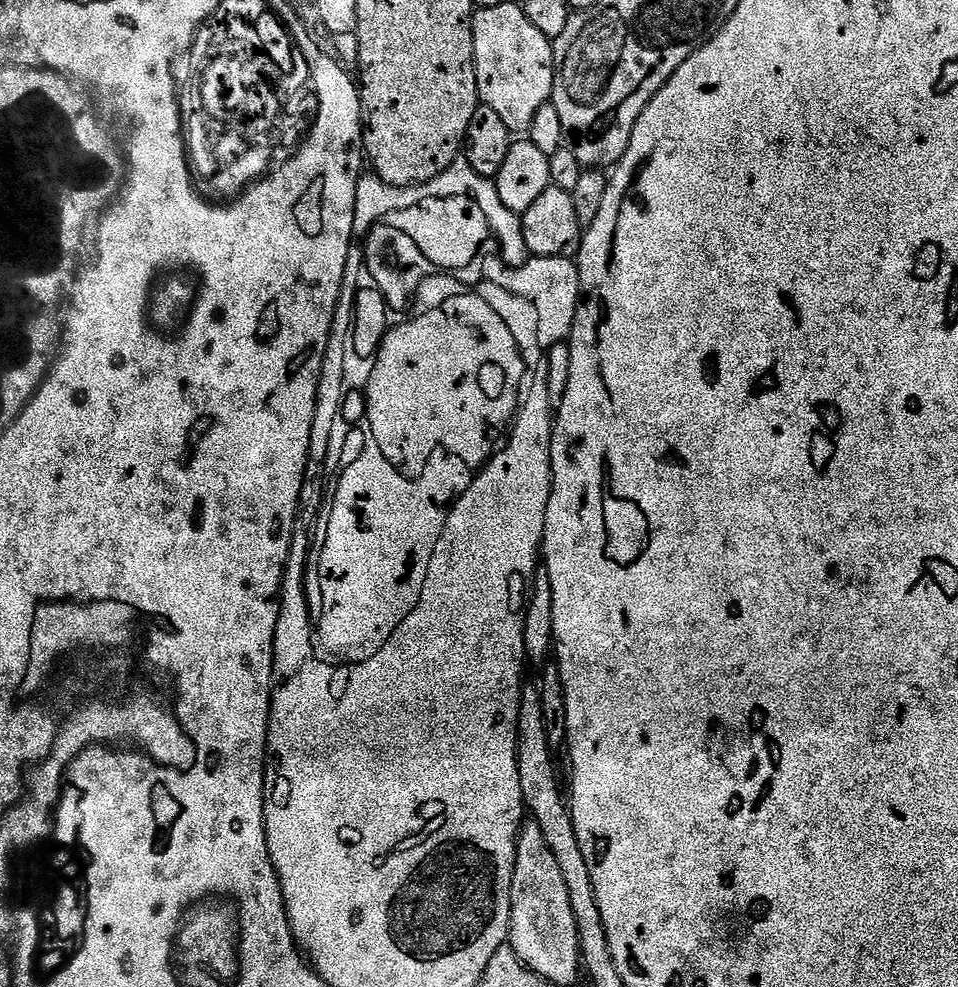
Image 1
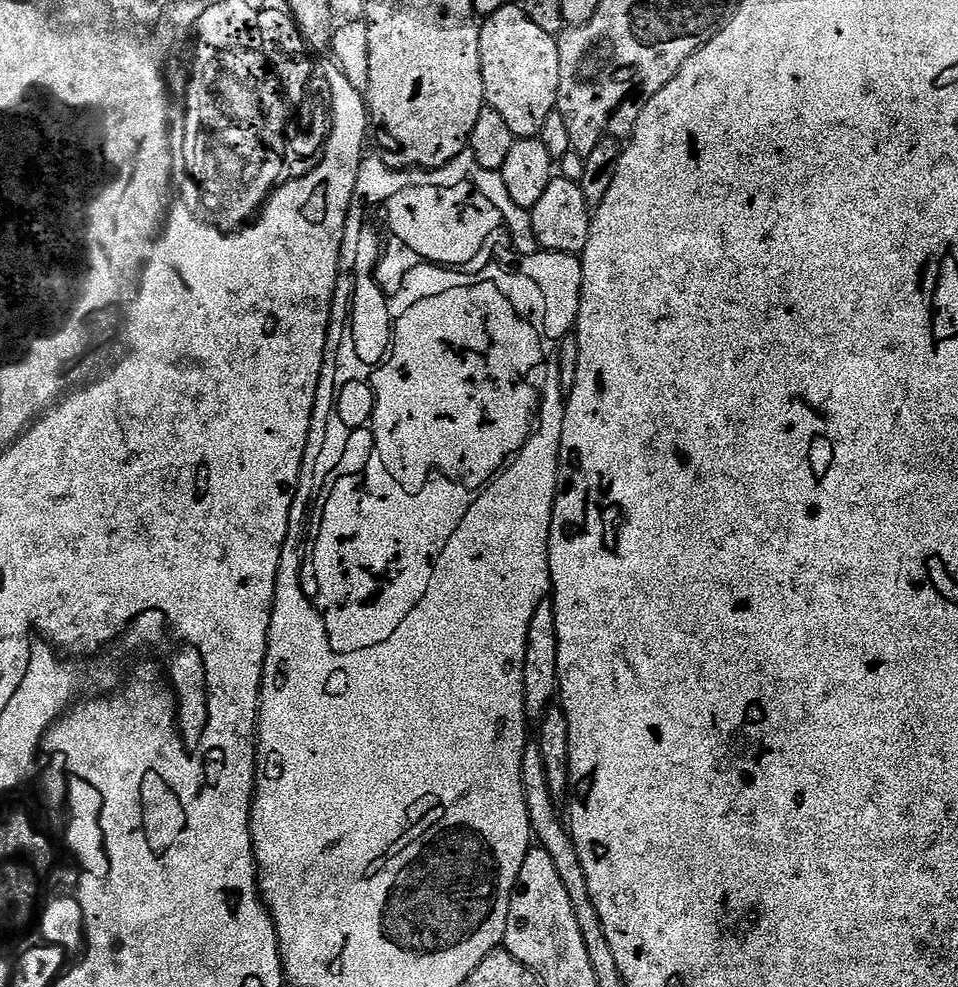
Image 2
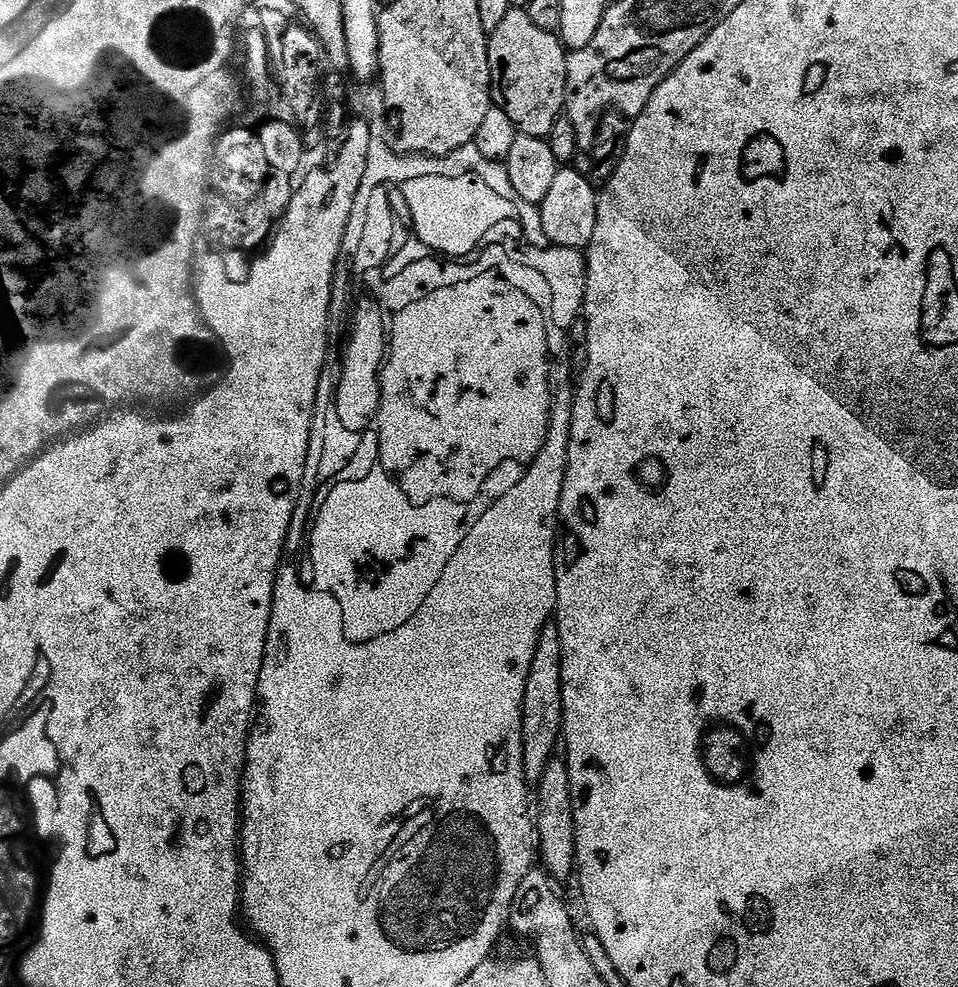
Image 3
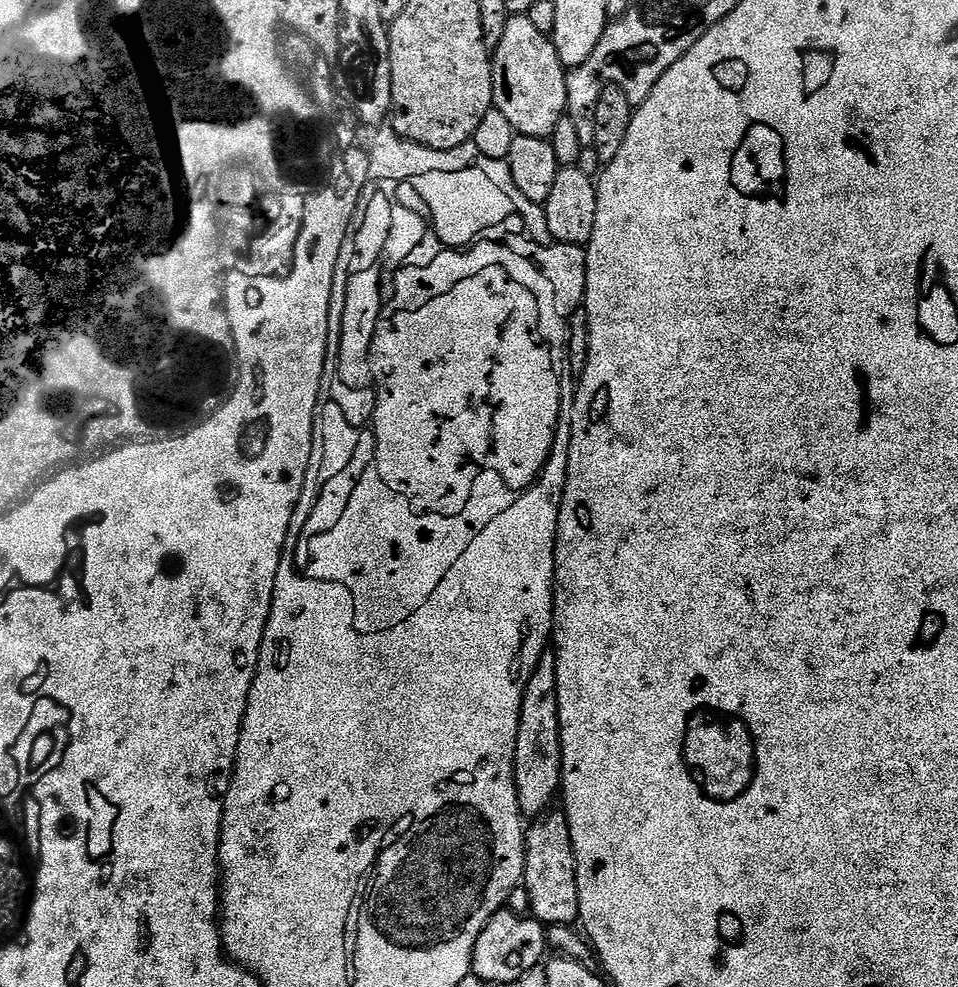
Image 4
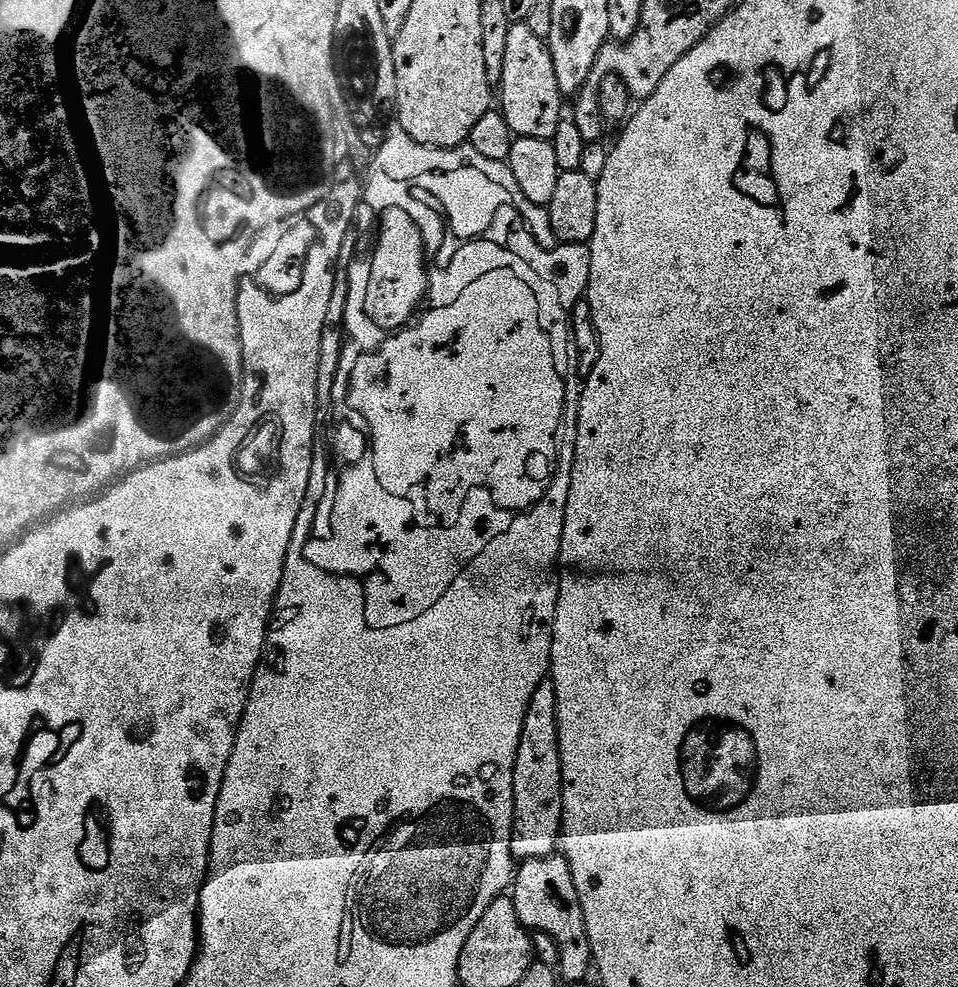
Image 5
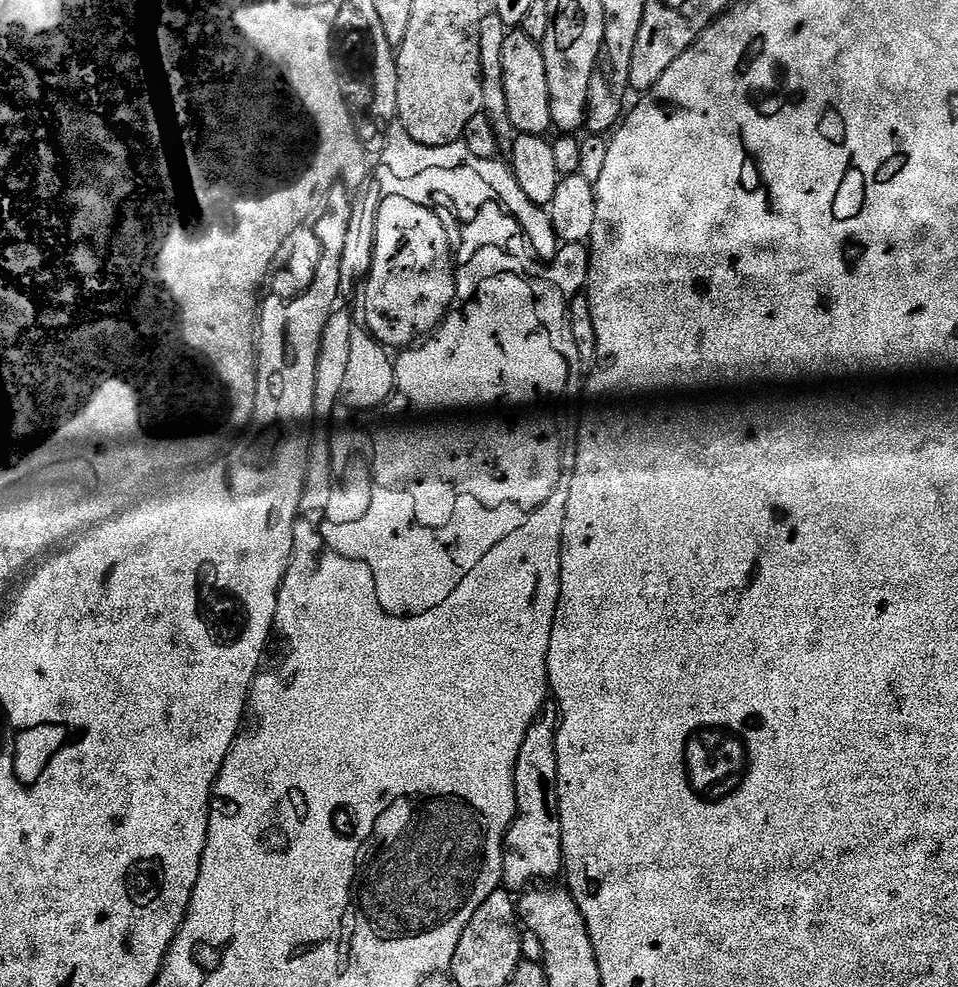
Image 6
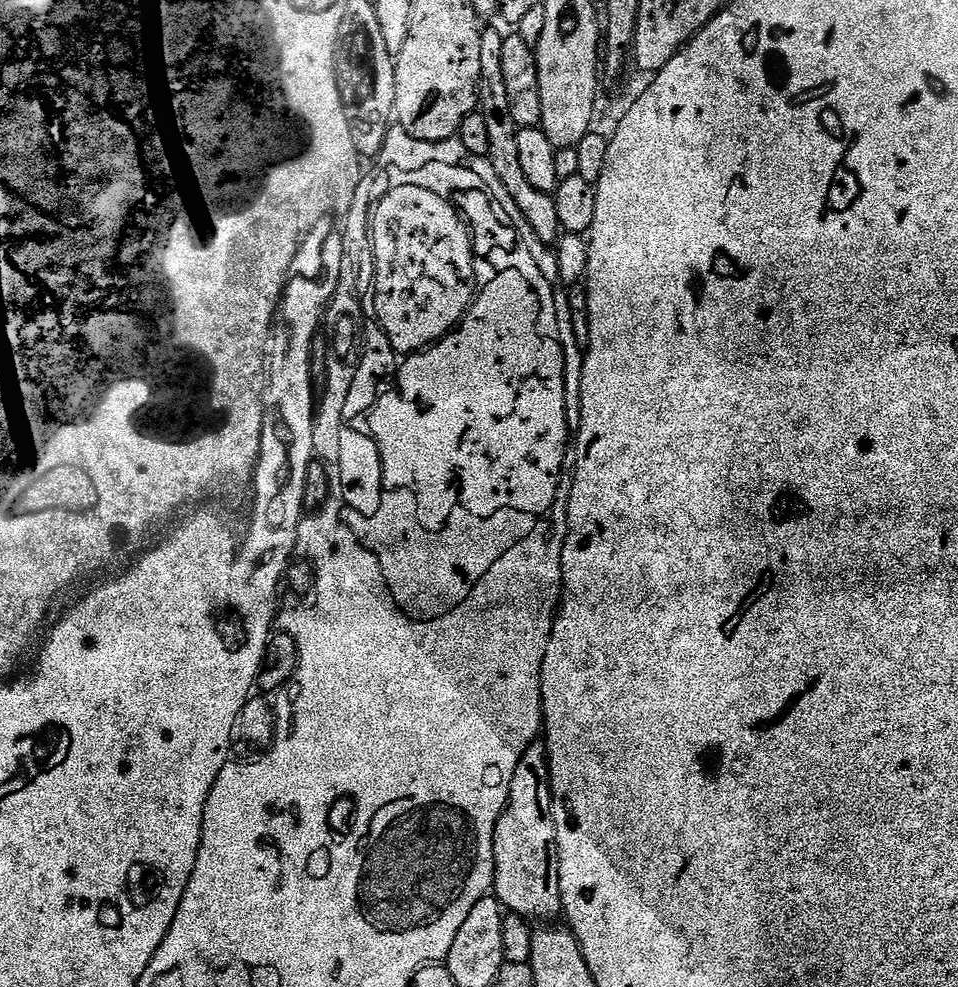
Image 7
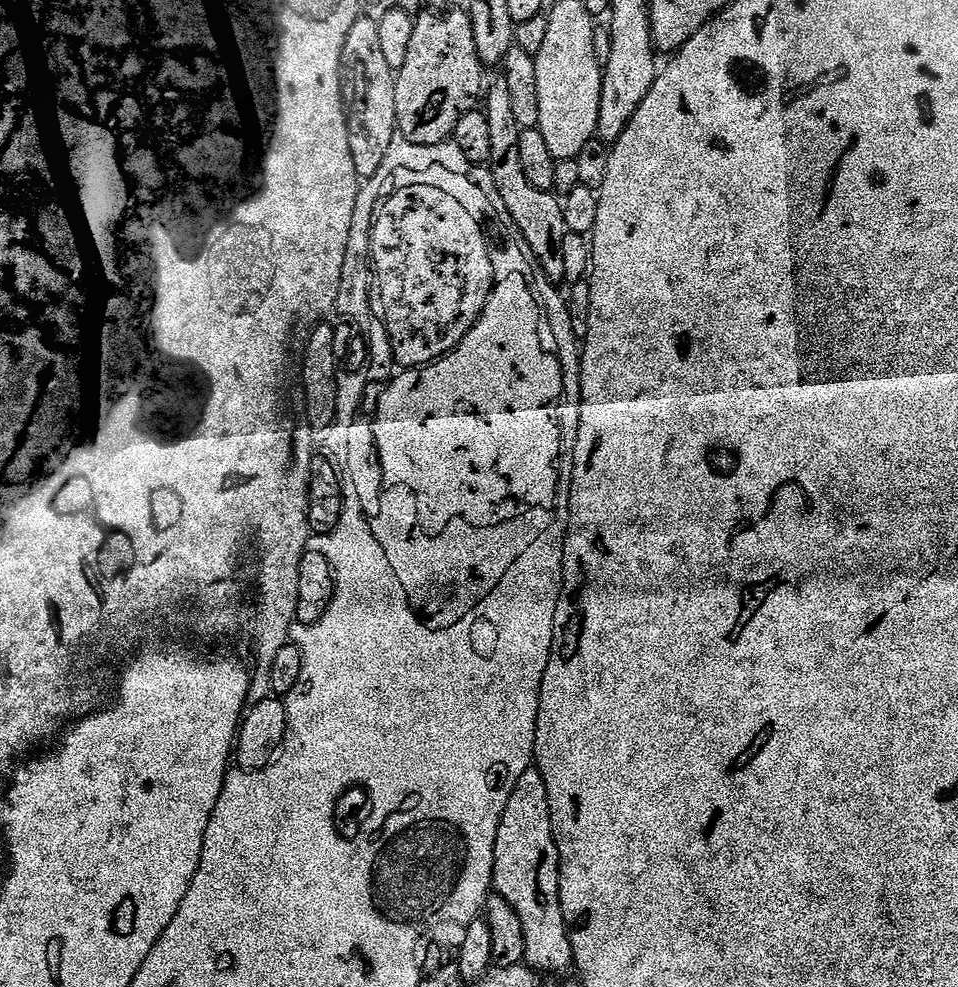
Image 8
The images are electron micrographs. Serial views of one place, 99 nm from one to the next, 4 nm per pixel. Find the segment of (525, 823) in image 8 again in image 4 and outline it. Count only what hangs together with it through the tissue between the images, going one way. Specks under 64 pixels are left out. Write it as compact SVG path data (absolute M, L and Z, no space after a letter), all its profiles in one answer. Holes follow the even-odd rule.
M546 650L534 670L530 674L530 682L526 682L520 707L520 725L518 726L518 742L514 758L514 778L518 790L518 806L526 818L539 818L553 807L552 799L557 799L561 791L560 775L562 774L562 742L560 741L560 719L558 718L558 670L556 669L555 651Z

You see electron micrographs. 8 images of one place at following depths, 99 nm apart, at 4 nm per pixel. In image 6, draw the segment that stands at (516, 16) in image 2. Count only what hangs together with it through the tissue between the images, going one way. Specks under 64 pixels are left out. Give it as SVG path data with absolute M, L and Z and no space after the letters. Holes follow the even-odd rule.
M522 30L509 31L506 42L502 42L502 82L506 86L506 106L510 109L513 129L522 136L547 137L553 127L550 82L546 82L546 58L543 47Z

